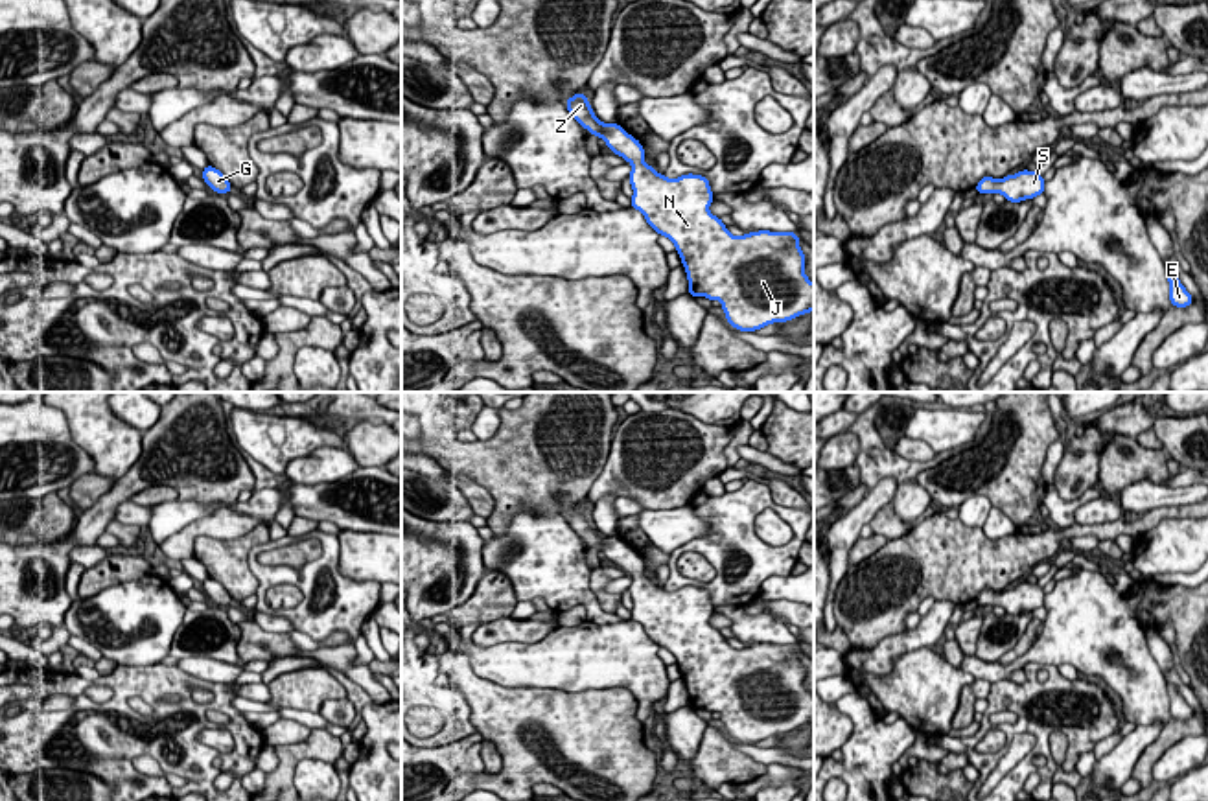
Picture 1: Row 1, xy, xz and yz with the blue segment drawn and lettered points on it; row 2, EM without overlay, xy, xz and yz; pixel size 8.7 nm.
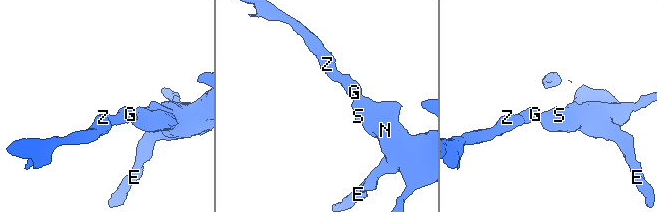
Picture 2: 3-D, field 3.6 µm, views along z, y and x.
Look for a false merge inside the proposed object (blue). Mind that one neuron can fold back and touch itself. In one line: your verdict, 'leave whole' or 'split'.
leave whole

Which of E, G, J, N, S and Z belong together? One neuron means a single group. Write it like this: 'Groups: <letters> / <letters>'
Groups: E G J N S Z

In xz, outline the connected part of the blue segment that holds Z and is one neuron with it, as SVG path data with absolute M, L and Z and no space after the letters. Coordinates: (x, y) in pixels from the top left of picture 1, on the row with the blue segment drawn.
M584 92L569 98L565 105L580 127L602 138L615 155L632 164L628 175L633 188L632 208L639 210L659 236L676 245L687 273L691 296L720 300L729 326L740 331L786 322L814 309L814 284L805 274L807 258L794 230L759 230L738 238L729 234L722 219L709 212L714 195L707 177L687 173L678 179L667 179L659 175L657 169L645 164L645 149L639 140L619 123L597 120Z

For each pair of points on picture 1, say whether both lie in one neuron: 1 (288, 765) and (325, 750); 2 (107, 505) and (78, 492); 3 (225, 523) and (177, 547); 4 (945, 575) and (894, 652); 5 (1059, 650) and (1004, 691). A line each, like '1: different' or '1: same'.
1: same
2: different
3: same
4: different
5: different

